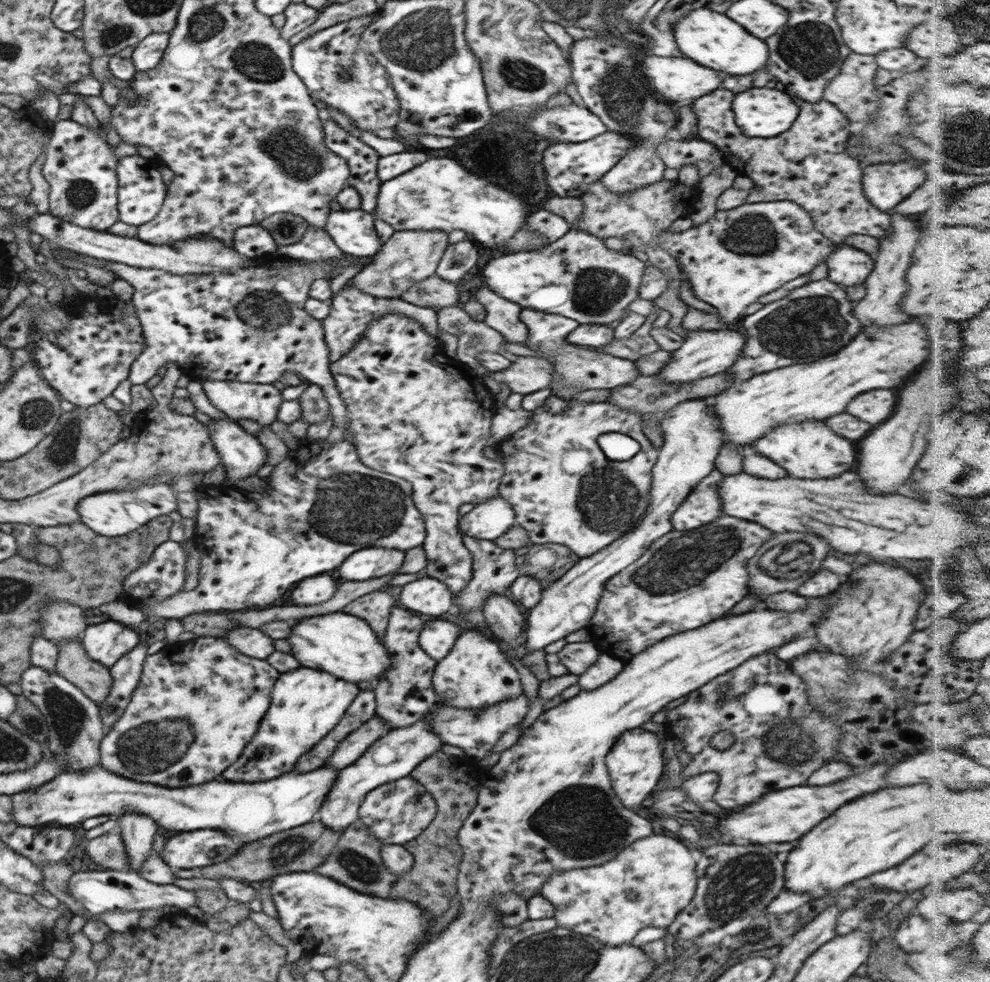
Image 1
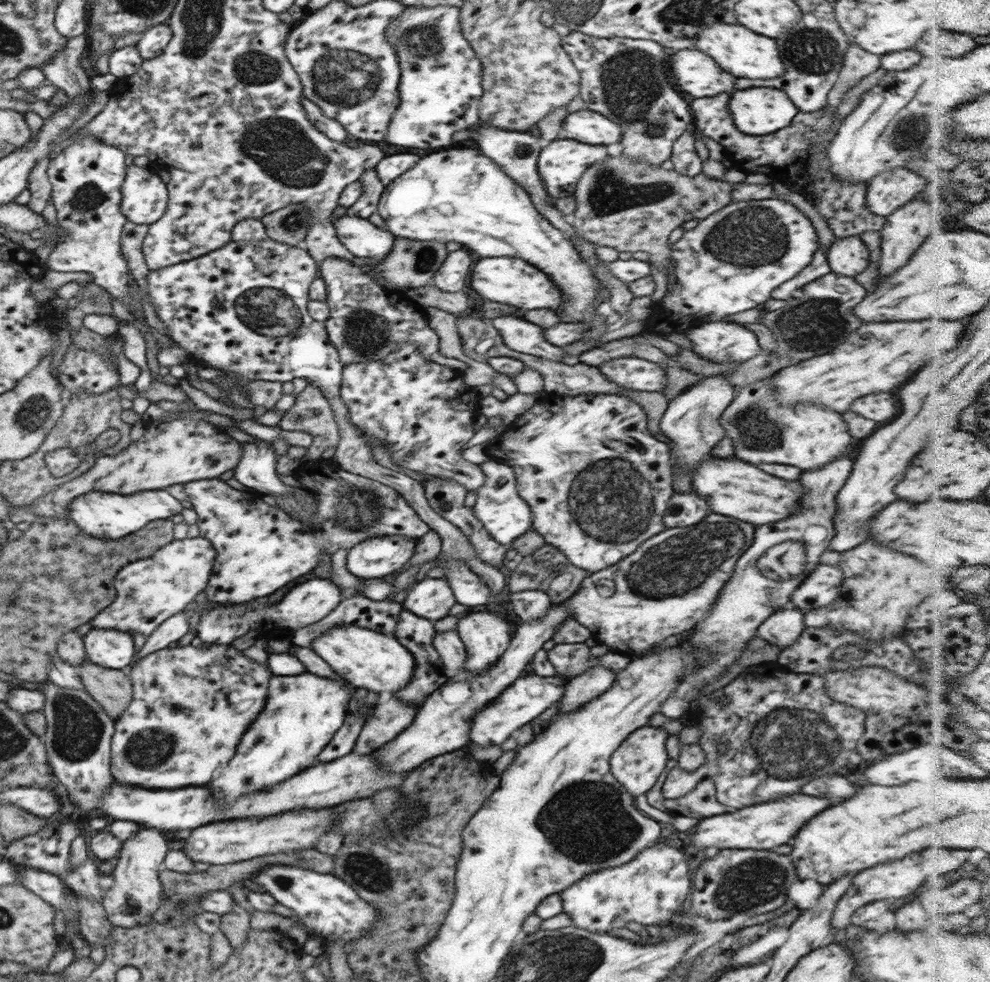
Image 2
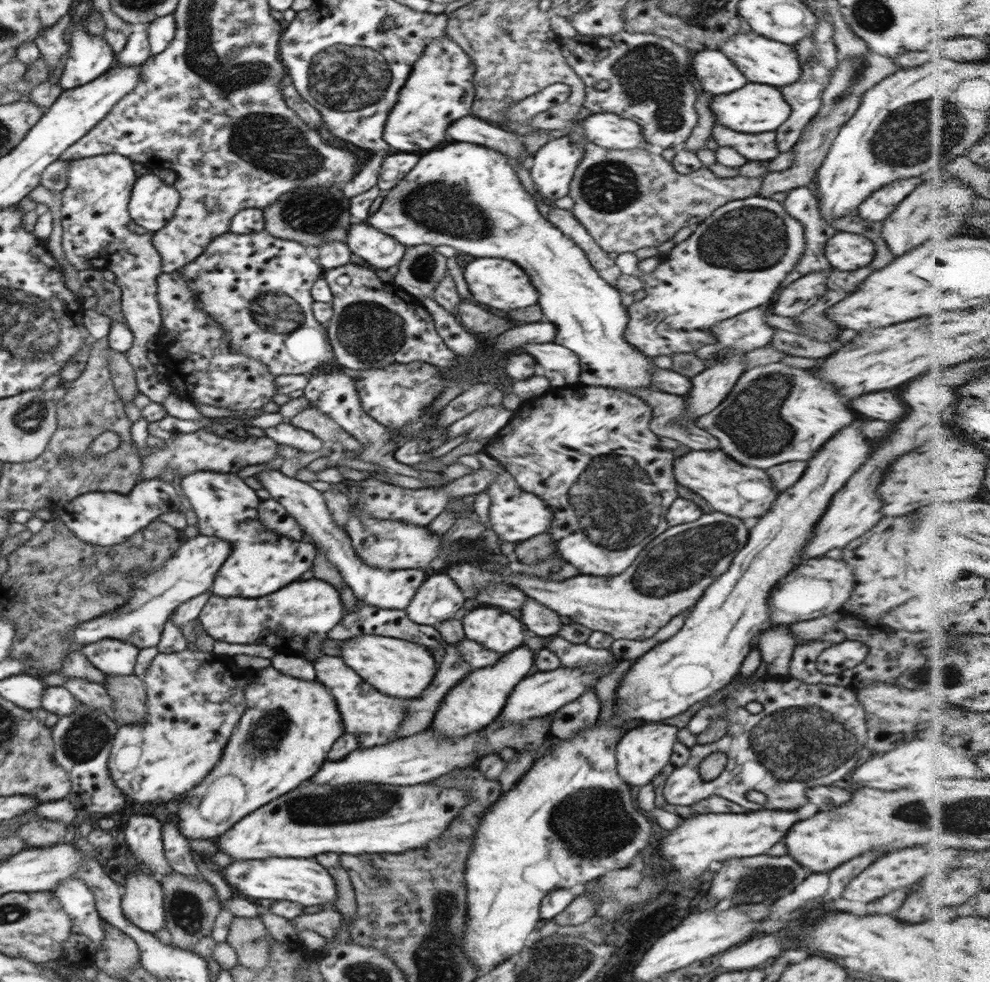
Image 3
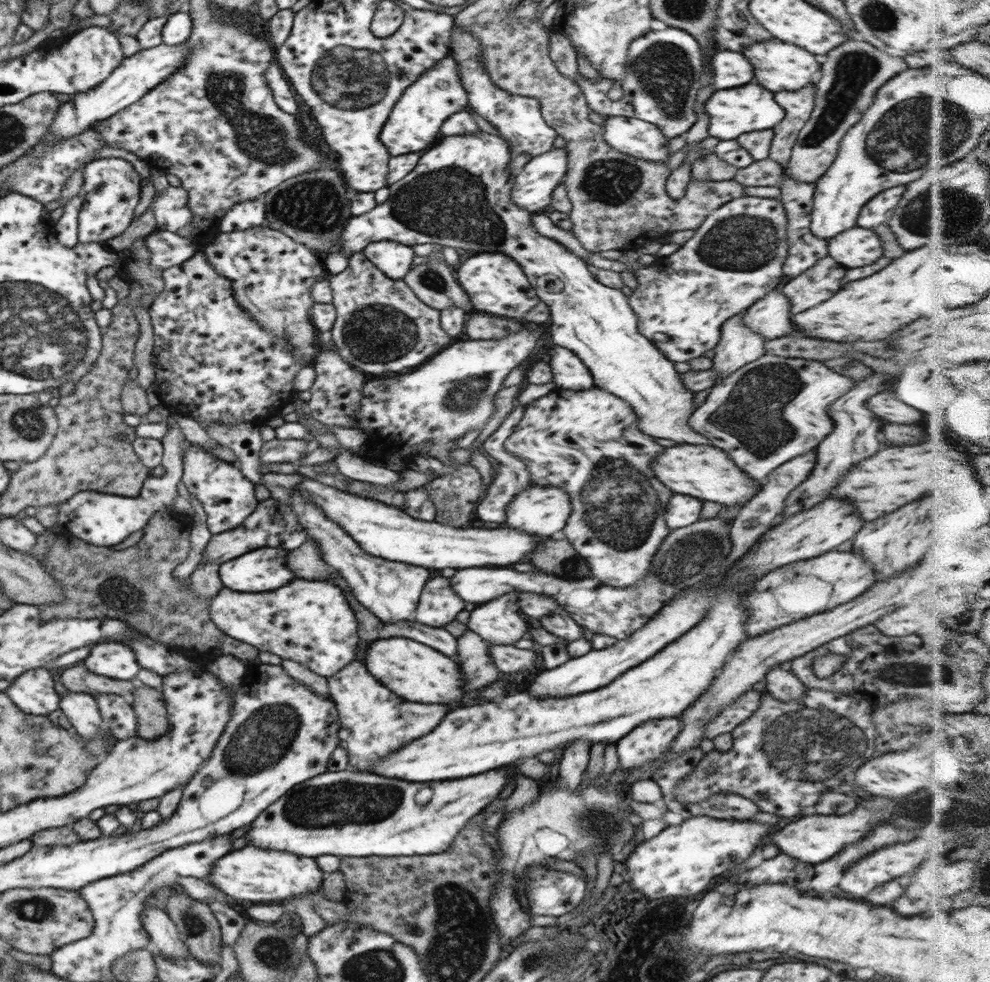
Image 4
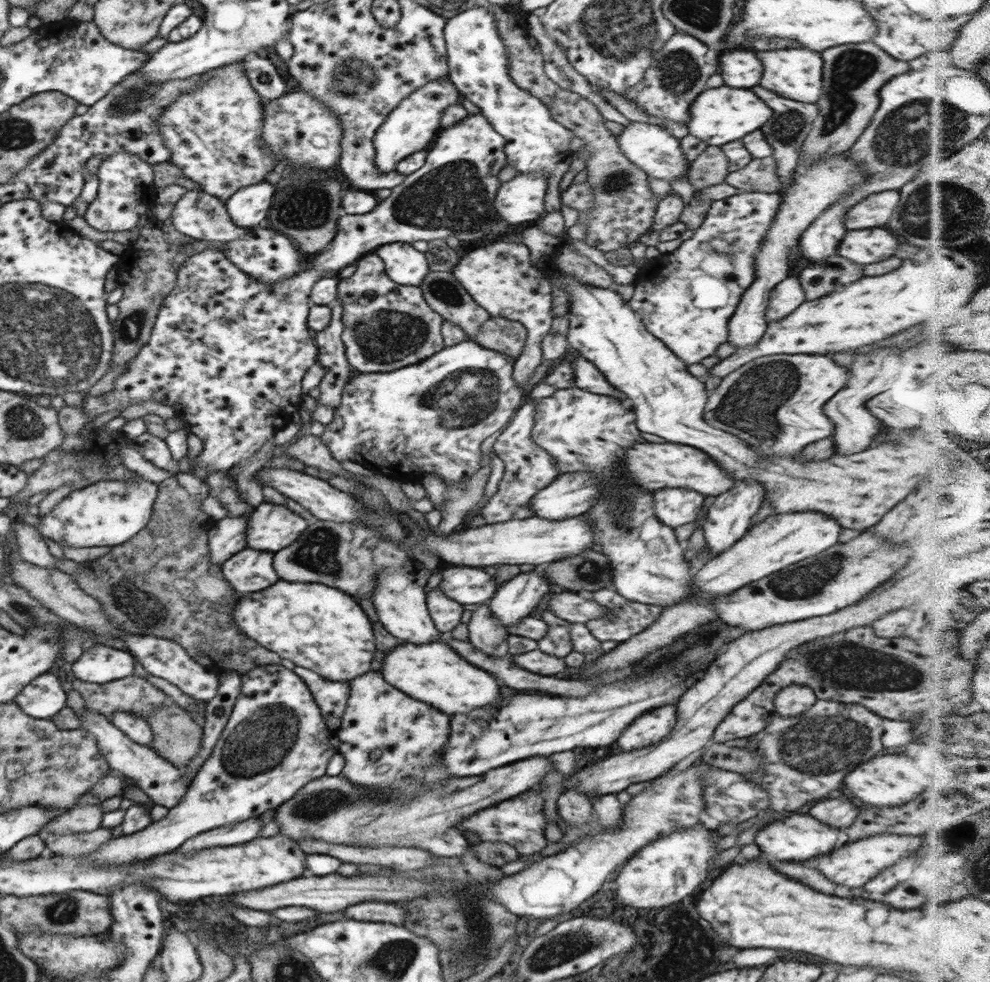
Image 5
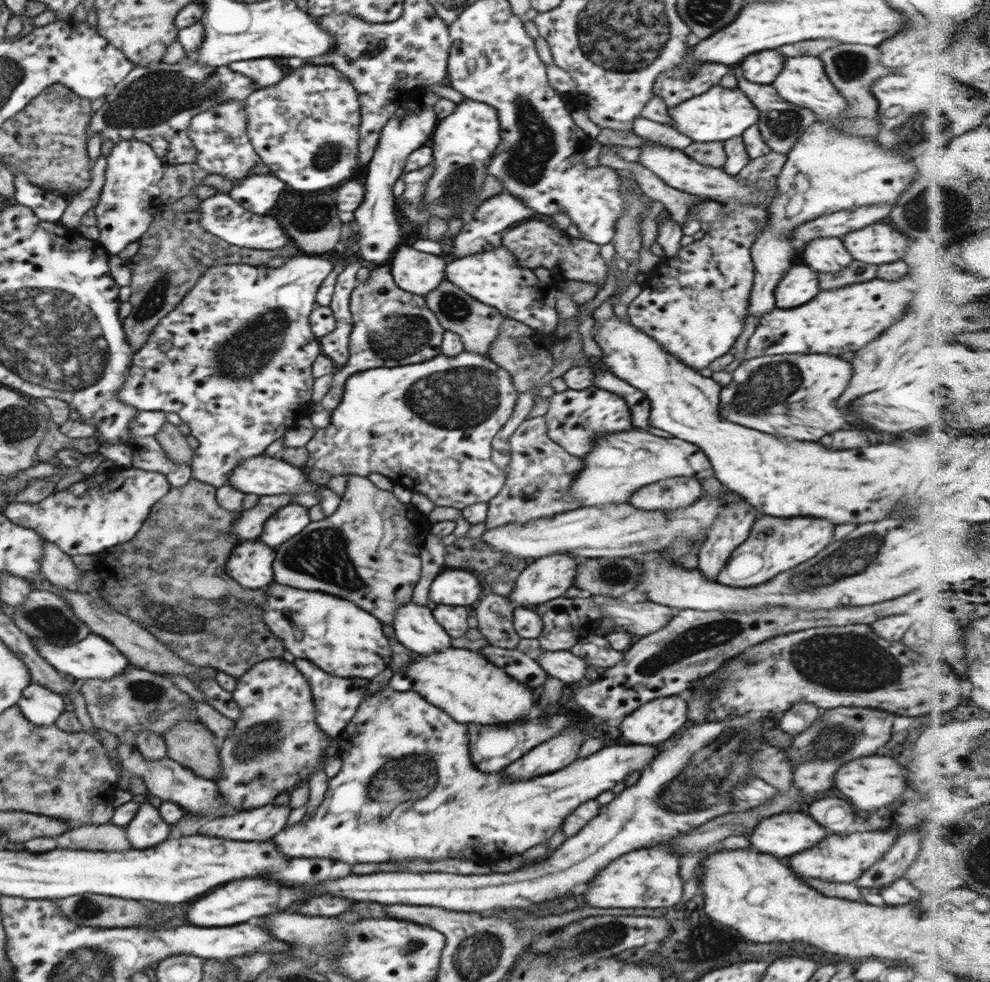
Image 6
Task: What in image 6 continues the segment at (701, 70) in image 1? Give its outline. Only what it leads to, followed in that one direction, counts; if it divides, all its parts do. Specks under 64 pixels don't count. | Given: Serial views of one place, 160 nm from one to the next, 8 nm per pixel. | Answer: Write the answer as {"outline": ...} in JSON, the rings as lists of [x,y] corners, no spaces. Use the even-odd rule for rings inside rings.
{"outline":[[[777,49],[763,50],[758,54],[750,54],[750,58],[744,58],[740,68],[746,80],[767,85],[777,78],[785,58],[786,56]]]}

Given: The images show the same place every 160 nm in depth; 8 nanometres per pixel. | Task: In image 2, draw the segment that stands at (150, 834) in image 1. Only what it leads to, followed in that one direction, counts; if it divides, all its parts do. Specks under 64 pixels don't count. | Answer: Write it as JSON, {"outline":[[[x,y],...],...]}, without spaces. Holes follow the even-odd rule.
{"outline":[[[144,828],[124,842],[120,859],[113,870],[114,884],[101,900],[106,917],[114,927],[131,928],[153,922],[154,913],[163,903],[159,870],[172,846],[171,840],[154,828]]]}

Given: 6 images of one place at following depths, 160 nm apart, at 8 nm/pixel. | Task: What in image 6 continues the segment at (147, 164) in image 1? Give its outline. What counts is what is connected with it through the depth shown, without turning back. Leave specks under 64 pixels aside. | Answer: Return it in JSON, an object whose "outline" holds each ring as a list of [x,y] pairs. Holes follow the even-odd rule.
{"outline":[[[216,193],[210,198],[202,199],[197,211],[200,213],[199,224],[206,232],[234,246],[274,250],[291,242],[278,220],[264,214],[254,214],[242,208],[229,193]]]}

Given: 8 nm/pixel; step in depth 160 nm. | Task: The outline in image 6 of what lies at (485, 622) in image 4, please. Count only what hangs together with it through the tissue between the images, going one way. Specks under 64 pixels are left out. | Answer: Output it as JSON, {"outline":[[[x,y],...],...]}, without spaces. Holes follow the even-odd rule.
{"outline":[[[569,552],[538,558],[518,576],[507,597],[515,608],[562,597],[568,588],[575,586],[577,564],[586,559]]]}

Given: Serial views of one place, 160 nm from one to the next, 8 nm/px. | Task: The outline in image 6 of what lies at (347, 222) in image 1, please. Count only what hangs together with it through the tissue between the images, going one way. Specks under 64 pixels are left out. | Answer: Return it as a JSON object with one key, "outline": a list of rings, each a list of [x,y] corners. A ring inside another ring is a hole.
{"outline":[[[402,244],[389,262],[390,274],[402,290],[425,297],[443,281],[447,263],[448,259],[440,254],[422,252]]]}

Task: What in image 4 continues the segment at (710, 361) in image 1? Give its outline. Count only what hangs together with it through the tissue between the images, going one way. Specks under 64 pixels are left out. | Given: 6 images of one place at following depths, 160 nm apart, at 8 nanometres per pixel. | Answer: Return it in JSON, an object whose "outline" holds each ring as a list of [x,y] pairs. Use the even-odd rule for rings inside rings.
{"outline":[[[775,288],[744,312],[742,323],[764,339],[773,340],[792,334],[789,318],[790,300]]]}

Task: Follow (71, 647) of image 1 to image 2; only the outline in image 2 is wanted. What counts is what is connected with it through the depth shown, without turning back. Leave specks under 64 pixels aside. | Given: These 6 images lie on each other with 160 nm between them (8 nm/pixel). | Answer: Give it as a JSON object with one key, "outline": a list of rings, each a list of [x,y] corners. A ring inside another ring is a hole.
{"outline":[[[87,658],[77,667],[85,691],[107,712],[117,719],[133,700],[130,677],[120,670],[107,669]]]}

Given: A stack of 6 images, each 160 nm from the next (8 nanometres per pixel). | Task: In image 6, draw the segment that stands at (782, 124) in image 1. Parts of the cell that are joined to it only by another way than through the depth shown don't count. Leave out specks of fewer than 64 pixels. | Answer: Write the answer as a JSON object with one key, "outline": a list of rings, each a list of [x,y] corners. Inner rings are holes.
{"outline":[[[714,86],[712,90],[706,90],[704,94],[674,106],[674,110],[668,108],[667,112],[674,118],[677,131],[693,142],[718,142],[742,136],[746,128],[757,124],[760,116],[759,110],[754,108],[754,104],[738,88],[728,90],[722,86]]]}

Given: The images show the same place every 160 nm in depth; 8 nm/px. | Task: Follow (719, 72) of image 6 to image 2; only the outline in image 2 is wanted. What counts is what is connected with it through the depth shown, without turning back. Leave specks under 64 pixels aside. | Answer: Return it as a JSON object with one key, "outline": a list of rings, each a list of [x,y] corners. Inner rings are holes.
{"outline":[[[578,31],[561,37],[562,48],[570,55],[580,71],[580,94],[588,110],[597,112],[617,122],[622,129],[621,156],[641,158],[652,166],[660,166],[671,157],[674,141],[688,130],[694,130],[694,118],[688,104],[689,98],[674,89],[675,78],[669,67],[670,52],[657,42],[633,38],[597,38]]]}

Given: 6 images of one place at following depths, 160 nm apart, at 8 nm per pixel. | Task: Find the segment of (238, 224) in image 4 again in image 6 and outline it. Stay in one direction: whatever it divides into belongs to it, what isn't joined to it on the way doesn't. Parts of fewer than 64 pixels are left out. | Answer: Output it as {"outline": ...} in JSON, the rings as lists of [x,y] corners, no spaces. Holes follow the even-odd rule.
{"outline":[[[250,174],[234,185],[229,195],[242,208],[254,214],[264,214],[276,204],[285,182],[271,174]]]}

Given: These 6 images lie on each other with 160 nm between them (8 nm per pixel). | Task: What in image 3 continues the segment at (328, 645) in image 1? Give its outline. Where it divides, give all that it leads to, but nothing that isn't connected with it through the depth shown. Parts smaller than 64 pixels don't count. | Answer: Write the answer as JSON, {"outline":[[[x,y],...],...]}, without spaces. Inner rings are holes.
{"outline":[[[362,634],[340,644],[340,658],[356,670],[356,674],[382,694],[403,699],[415,699],[430,684],[437,673],[438,662],[425,646],[399,638]]]}

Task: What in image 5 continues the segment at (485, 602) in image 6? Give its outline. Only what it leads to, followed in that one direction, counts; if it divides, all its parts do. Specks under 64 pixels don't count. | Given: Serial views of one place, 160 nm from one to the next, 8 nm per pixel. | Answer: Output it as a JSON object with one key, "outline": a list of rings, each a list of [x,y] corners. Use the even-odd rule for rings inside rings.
{"outline":[[[488,601],[480,604],[472,613],[467,624],[469,641],[474,648],[494,658],[500,658],[508,654],[507,640],[510,634],[508,627],[493,617],[487,604]]]}

